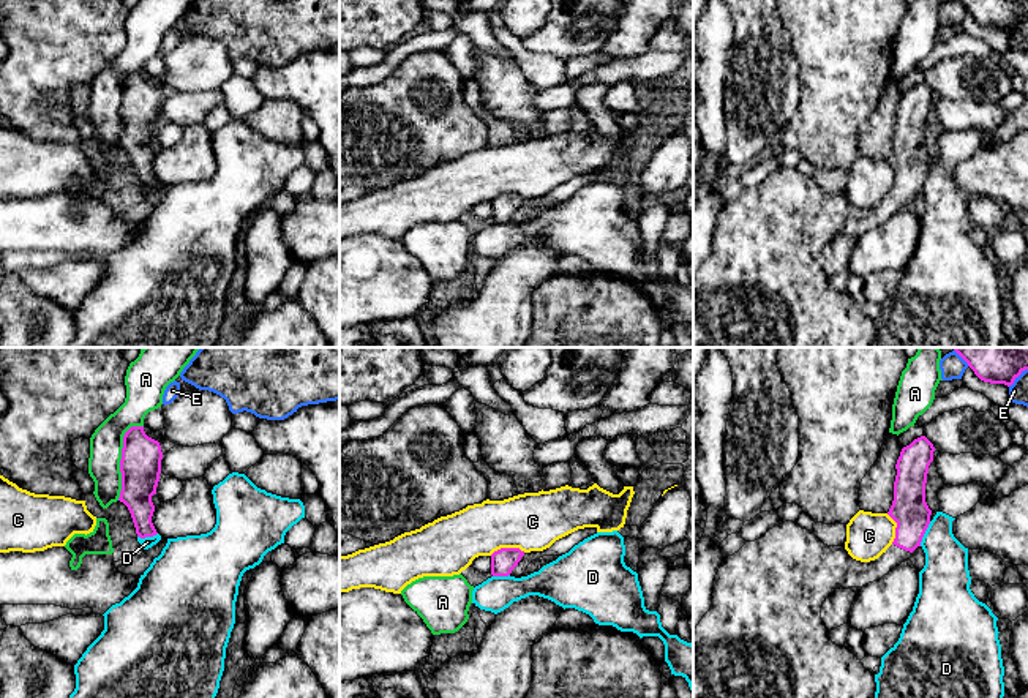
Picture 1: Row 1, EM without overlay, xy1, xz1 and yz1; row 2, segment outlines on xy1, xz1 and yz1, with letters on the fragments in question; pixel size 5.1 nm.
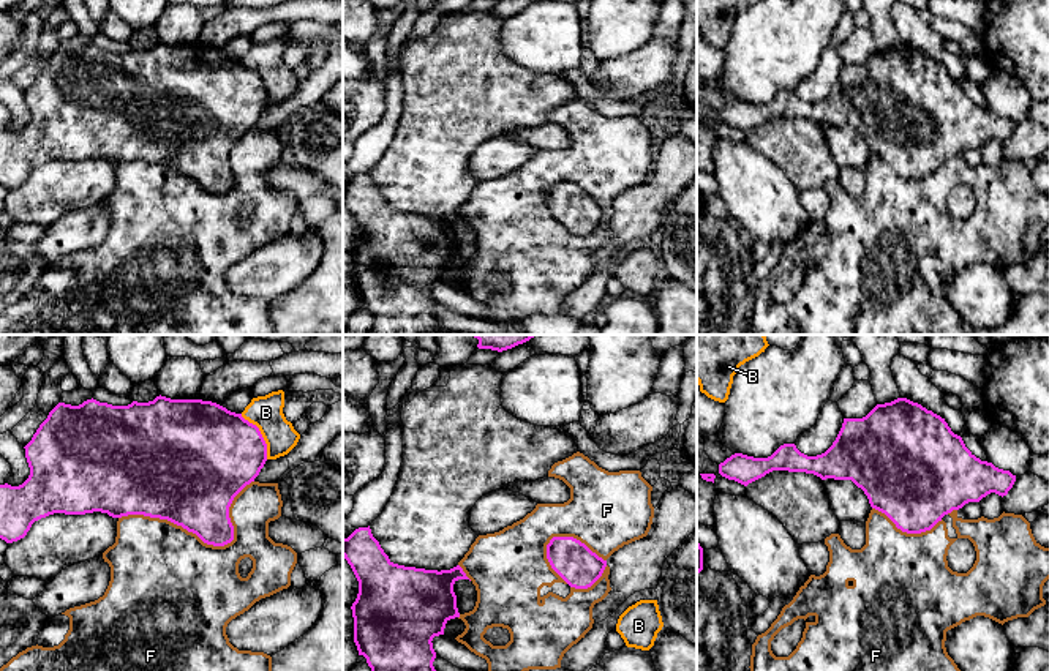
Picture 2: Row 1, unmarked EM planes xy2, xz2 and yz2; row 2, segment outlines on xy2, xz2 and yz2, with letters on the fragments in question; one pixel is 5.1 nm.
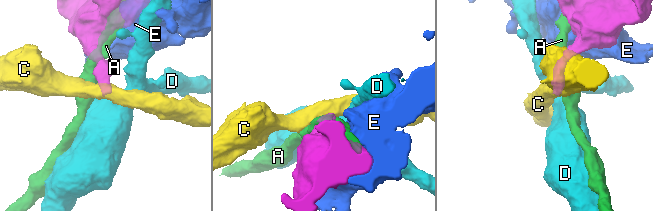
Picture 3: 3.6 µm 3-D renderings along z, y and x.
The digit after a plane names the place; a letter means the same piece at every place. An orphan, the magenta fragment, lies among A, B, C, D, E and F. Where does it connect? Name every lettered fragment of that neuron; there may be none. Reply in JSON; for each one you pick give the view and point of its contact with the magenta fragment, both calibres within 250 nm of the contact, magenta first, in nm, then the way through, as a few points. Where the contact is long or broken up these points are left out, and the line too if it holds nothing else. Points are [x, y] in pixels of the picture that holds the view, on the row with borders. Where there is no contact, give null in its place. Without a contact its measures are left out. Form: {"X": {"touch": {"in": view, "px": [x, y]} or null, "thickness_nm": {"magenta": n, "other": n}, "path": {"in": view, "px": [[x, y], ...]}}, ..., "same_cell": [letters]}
{"same_cell": []}

